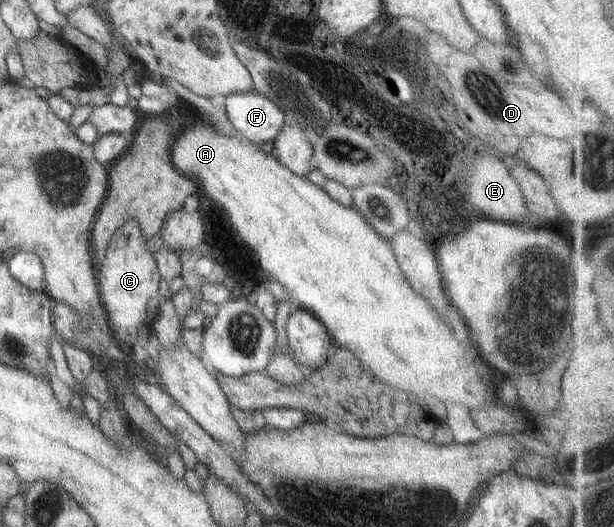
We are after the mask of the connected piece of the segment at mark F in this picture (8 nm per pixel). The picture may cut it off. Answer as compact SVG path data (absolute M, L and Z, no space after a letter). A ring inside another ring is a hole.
M259 92L227 95L224 104L229 122L251 143L273 140L286 125L283 110Z

